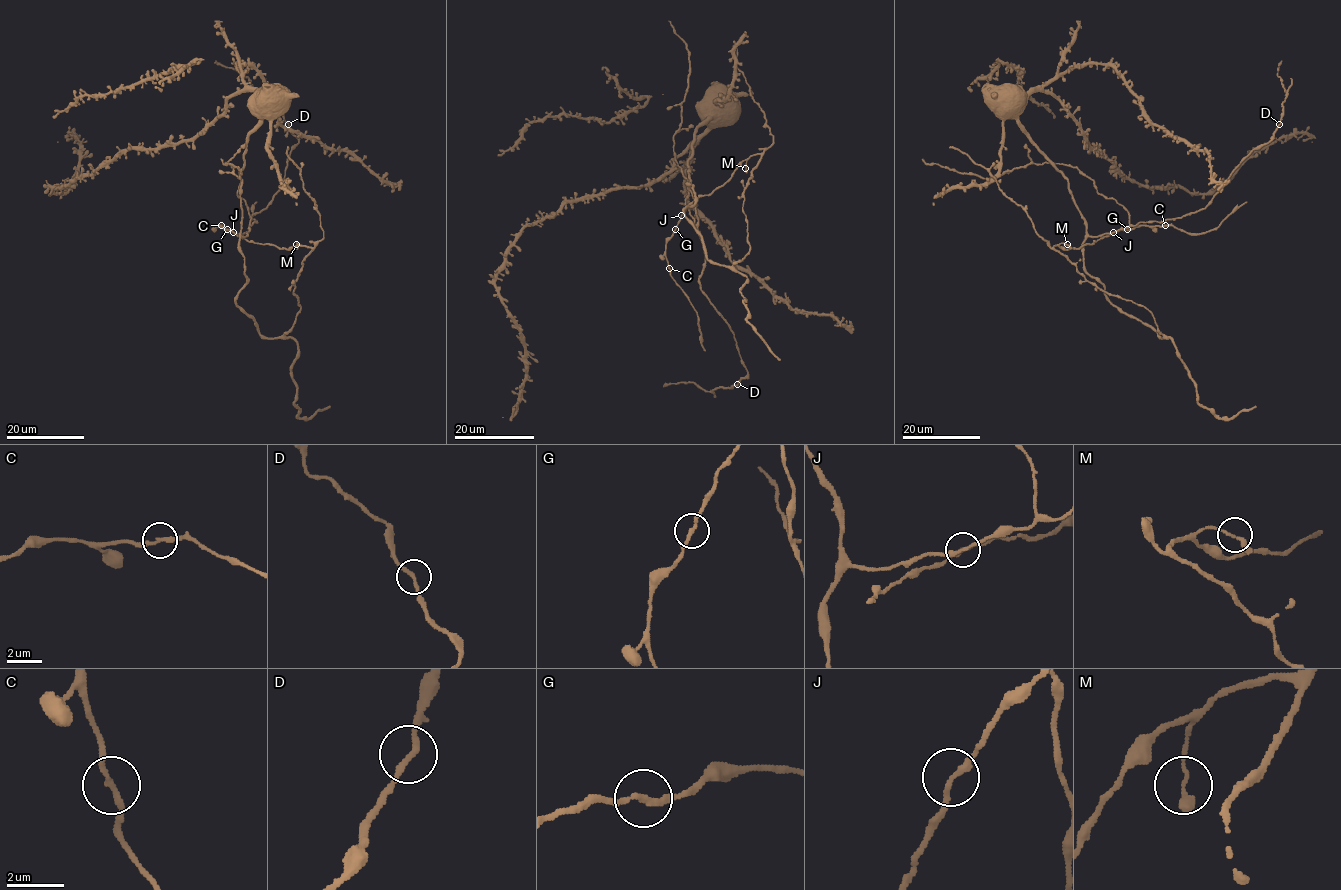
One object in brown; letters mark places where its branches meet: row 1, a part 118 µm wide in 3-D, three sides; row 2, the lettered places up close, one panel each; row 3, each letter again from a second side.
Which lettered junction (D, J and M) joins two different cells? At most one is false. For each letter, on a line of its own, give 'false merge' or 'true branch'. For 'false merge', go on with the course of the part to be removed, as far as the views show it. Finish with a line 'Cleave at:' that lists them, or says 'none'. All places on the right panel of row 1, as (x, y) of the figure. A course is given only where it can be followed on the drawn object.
D: true branch
J: true branch
M: true branch
Cleave at: none

